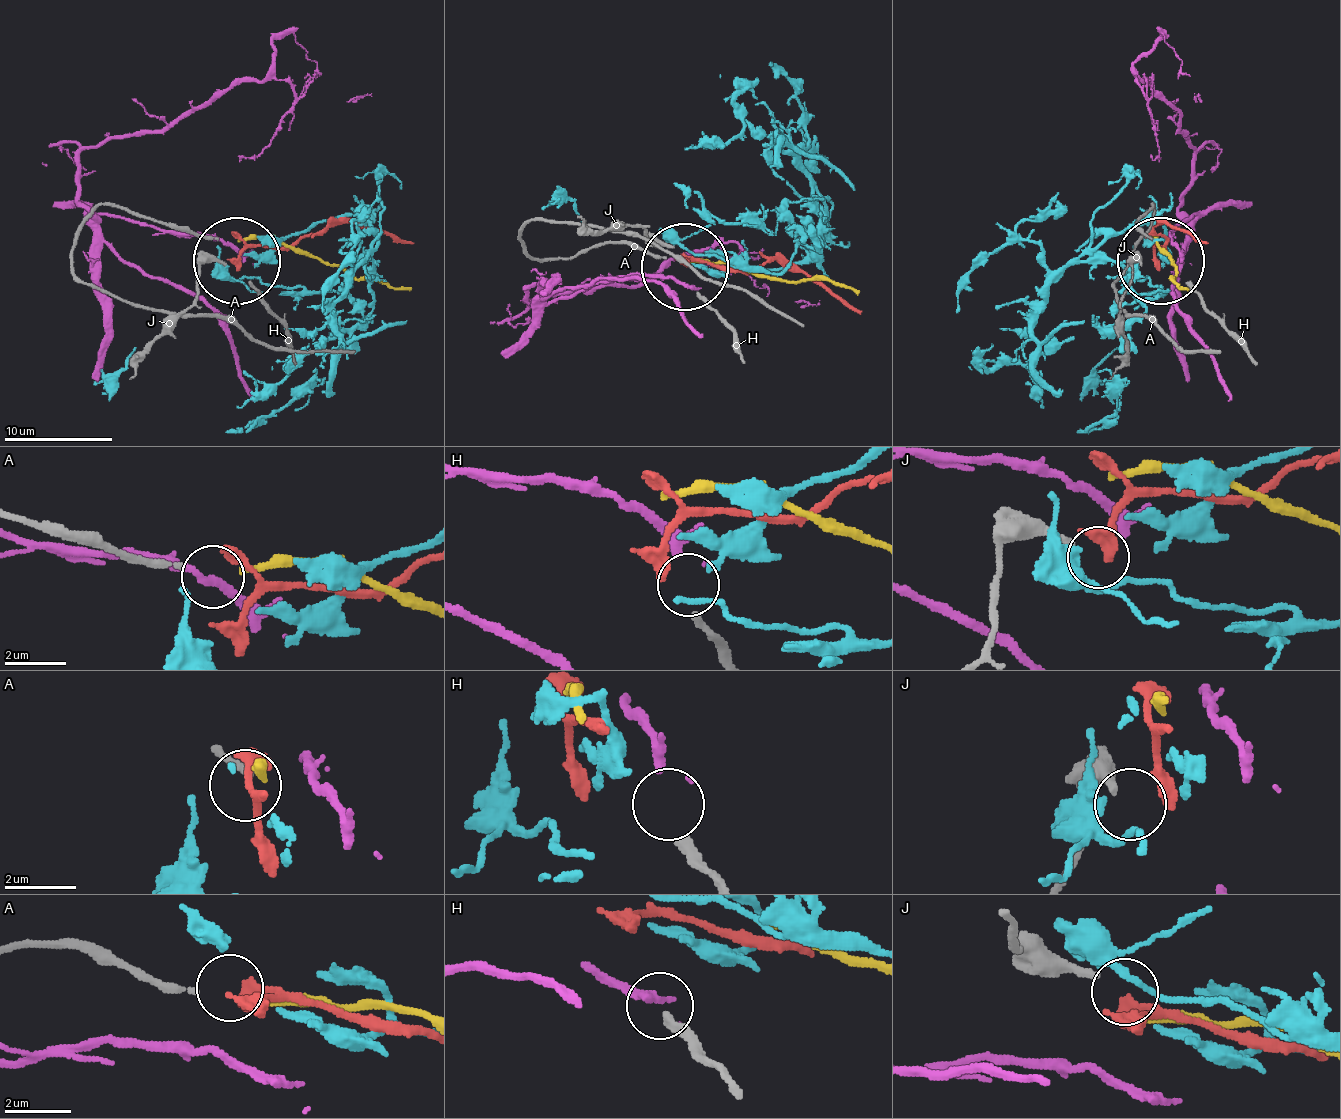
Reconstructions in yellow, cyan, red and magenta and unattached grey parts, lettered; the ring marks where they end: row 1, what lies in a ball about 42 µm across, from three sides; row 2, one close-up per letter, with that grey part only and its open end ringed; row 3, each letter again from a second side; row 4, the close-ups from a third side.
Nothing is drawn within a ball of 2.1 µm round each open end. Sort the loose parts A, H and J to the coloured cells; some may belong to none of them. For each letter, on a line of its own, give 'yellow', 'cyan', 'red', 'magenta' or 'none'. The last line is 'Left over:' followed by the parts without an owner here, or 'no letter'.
A: yellow
H: magenta
J: red
Left over: no letter

